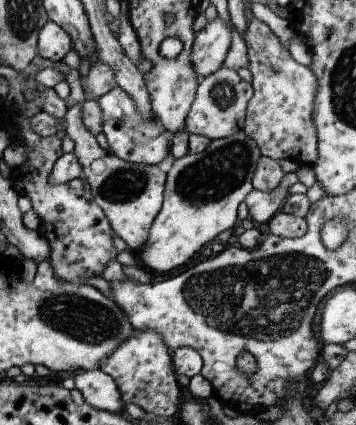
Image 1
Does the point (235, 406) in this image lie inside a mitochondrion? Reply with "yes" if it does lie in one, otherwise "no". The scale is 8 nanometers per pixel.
no

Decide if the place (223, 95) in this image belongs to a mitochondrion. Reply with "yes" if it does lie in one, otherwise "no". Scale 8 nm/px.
yes

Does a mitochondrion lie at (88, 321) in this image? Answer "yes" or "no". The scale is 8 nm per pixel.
yes

